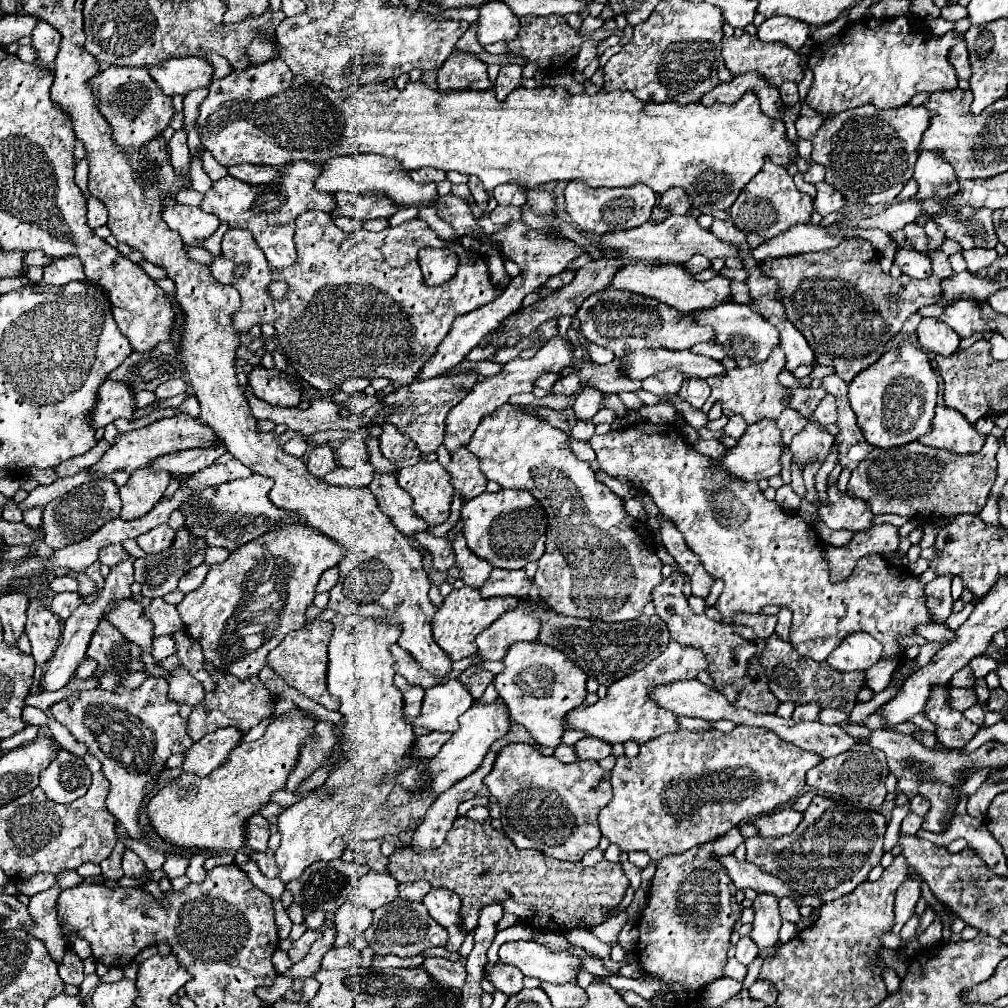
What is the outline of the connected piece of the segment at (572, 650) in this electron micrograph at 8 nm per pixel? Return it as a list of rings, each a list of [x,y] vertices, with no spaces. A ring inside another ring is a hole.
[[[522,598],[522,602],[526,602],[530,606],[528,610],[536,614],[540,620],[540,632],[536,640],[564,652],[578,668],[582,668],[588,676],[596,678],[604,686],[610,686],[612,682],[624,678],[626,674],[642,670],[654,658],[658,658],[658,654],[662,654],[670,642],[666,624],[658,616],[642,614],[628,622],[608,624],[556,614],[554,610],[544,610],[542,604],[532,602],[530,598]]]

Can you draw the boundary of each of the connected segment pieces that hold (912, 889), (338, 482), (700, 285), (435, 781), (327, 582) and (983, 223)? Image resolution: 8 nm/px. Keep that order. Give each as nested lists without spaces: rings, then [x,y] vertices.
[[[918,874],[908,876],[906,882],[896,890],[896,898],[894,898],[894,914],[896,914],[896,924],[892,928],[892,932],[900,932],[902,926],[906,924],[906,920],[914,914],[914,906],[922,894],[922,878]]]
[[[368,462],[358,468],[336,468],[322,480],[332,486],[368,486],[372,482],[372,472],[374,468]]]
[[[628,262],[614,274],[608,288],[636,292],[636,294],[656,298],[660,302],[670,304],[672,308],[676,308],[680,312],[694,312],[694,310],[702,310],[702,308],[712,308],[712,306],[718,306],[726,300],[732,300],[728,278],[716,276],[708,282],[700,282],[700,280],[694,280],[692,274],[684,266],[660,264],[660,262]]]
[[[496,700],[492,704],[474,704],[470,706],[460,718],[460,728],[452,734],[450,742],[446,742],[446,746],[442,746],[442,750],[430,760],[428,766],[428,776],[430,776],[430,790],[424,792],[424,796],[432,796],[436,798],[438,794],[442,794],[444,790],[448,790],[452,784],[456,784],[458,780],[466,778],[468,774],[476,772],[478,766],[482,764],[486,752],[490,750],[492,742],[496,742],[498,738],[506,736],[510,730],[510,718],[508,718],[508,708],[504,706],[504,702]]]
[[[330,568],[330,570],[326,570],[326,574],[324,574],[324,584],[318,584],[318,592],[328,592],[334,584],[338,582],[338,568]]]
[[[962,208],[958,212],[946,212],[932,218],[948,238],[966,248],[996,248],[998,238],[992,226],[992,210]]]

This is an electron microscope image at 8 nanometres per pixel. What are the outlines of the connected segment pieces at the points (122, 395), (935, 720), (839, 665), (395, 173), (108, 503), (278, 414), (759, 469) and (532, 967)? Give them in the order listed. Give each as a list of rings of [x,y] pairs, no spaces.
[[[106,380],[100,386],[100,398],[92,412],[92,424],[98,428],[104,428],[106,424],[114,422],[116,418],[132,418],[132,412],[136,408],[134,392],[126,388],[122,382]]]
[[[950,684],[946,686],[932,686],[930,698],[924,708],[924,716],[936,726],[936,738],[946,748],[962,748],[970,742],[970,738],[980,730],[976,724],[966,720],[962,712],[950,708],[948,694]]]
[[[850,634],[830,656],[828,664],[838,672],[868,670],[882,658],[882,644],[870,634]]]
[[[354,154],[354,156],[340,156],[330,158],[322,164],[322,174],[316,180],[316,188],[322,192],[382,192],[396,200],[402,208],[426,208],[438,202],[436,184],[416,184],[410,180],[408,172],[394,162],[394,158],[378,156],[378,154]]]
[[[92,480],[88,484],[82,484],[74,488],[70,494],[56,498],[44,508],[42,516],[42,530],[44,530],[44,542],[52,546],[54,550],[70,546],[74,542],[80,542],[82,536],[94,534],[98,526],[104,526],[108,520],[116,518],[120,514],[120,498],[118,498],[118,486],[108,480]]]
[[[248,386],[244,388],[244,394],[246,394],[248,402],[250,402],[252,416],[254,416],[256,420],[266,418],[266,420],[272,420],[274,424],[286,424],[290,430],[298,430],[298,434],[306,434],[306,436],[310,436],[310,434],[314,434],[314,432],[320,432],[320,430],[352,430],[352,428],[356,428],[356,424],[360,424],[360,426],[368,426],[368,424],[378,416],[378,412],[382,410],[382,404],[378,402],[376,406],[368,408],[368,410],[362,412],[360,416],[340,418],[340,414],[338,414],[340,406],[334,404],[334,402],[328,402],[328,400],[314,400],[312,406],[310,406],[308,410],[300,410],[300,408],[278,408],[278,406],[270,406],[270,404],[258,400],[258,398],[250,392]]]
[[[760,420],[752,426],[748,426],[746,434],[738,440],[738,444],[734,448],[728,450],[728,454],[718,460],[732,476],[740,478],[740,480],[746,480],[746,482],[752,482],[752,480],[762,480],[762,478],[772,478],[772,476],[778,476],[780,470],[782,470],[782,464],[780,464],[780,454],[784,450],[784,444],[782,444],[782,436],[780,436],[780,430],[776,426],[774,420]]]
[[[508,942],[500,946],[500,960],[516,966],[524,976],[550,984],[576,982],[582,958],[572,950],[552,950],[538,942]]]

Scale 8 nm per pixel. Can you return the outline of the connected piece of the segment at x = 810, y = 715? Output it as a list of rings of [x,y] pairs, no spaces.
[[[806,704],[806,706],[796,706],[794,714],[792,714],[792,720],[818,720],[818,714],[820,714],[820,708],[814,706],[814,704]]]

